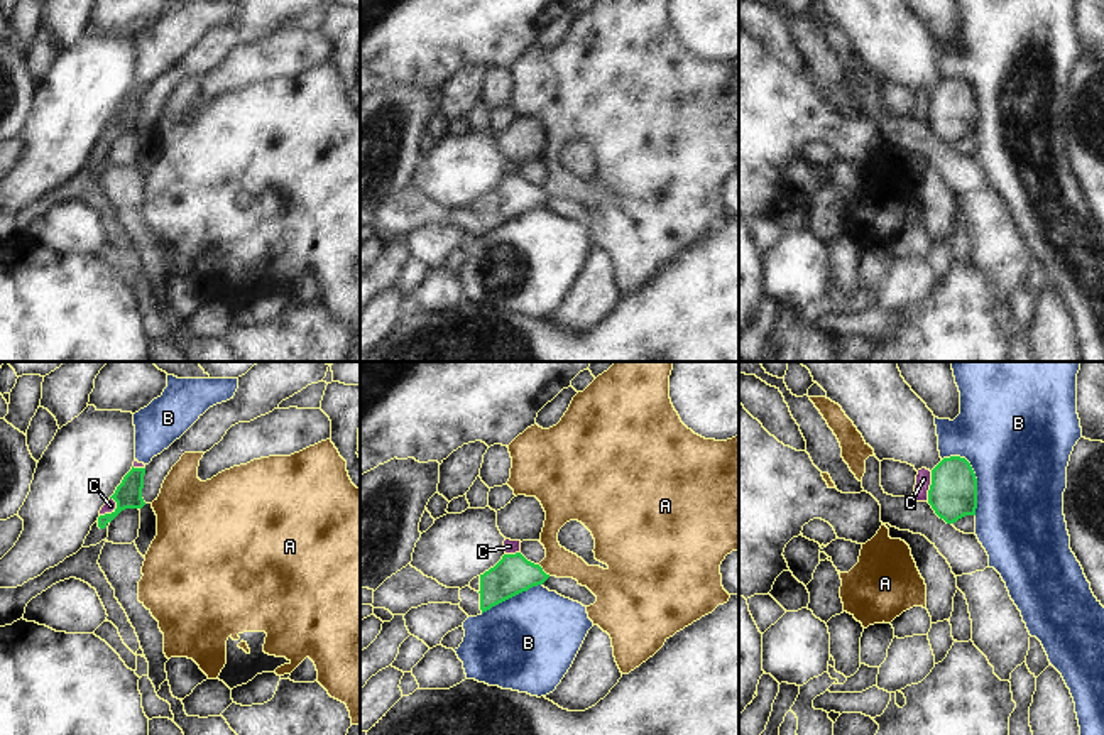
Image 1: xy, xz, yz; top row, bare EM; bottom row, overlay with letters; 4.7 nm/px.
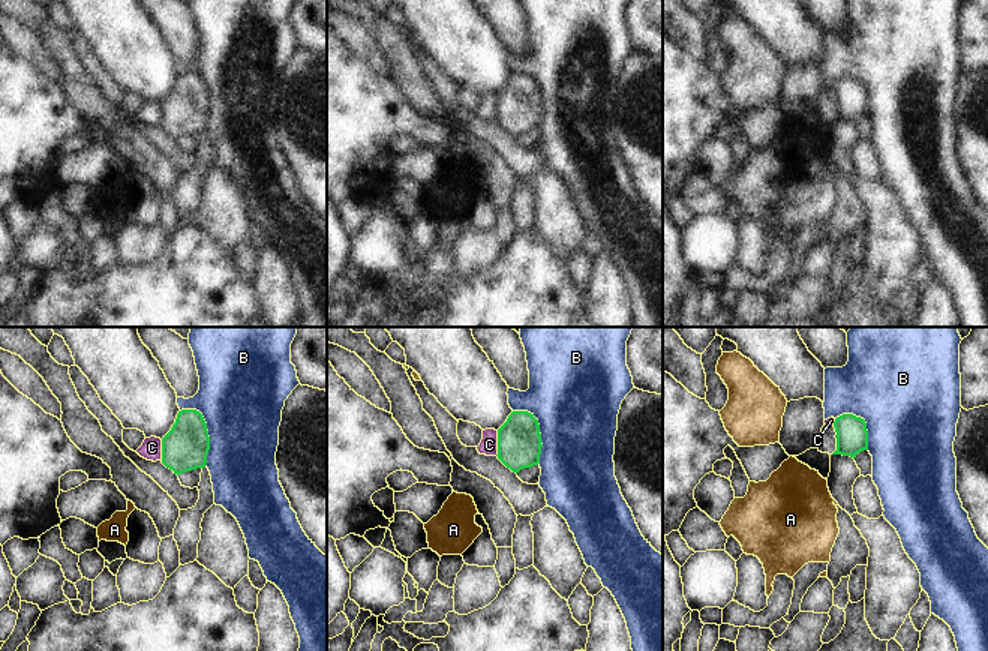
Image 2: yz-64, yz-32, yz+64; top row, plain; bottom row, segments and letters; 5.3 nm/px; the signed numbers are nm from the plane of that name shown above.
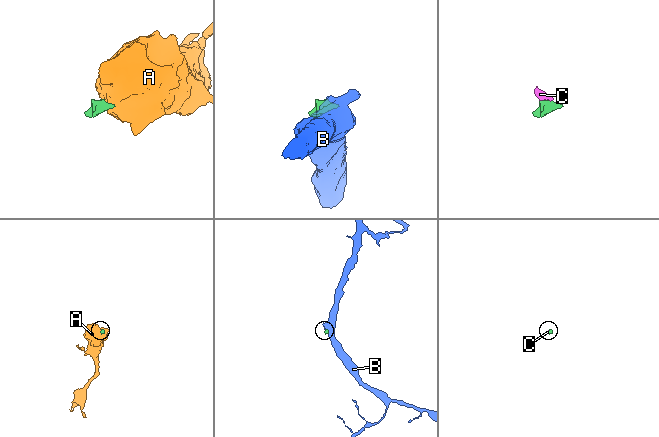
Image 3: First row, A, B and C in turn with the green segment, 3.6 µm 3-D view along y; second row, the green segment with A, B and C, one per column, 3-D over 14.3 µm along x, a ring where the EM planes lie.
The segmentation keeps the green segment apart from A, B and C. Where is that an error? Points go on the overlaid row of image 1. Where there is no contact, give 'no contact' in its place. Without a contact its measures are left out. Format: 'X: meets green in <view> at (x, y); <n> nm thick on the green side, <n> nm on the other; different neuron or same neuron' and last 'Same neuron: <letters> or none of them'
A: meets green in xz at (543, 571); 190 nm thick on the green side, 140 nm on the other; different neuron
B: meets green in yz at (974, 477); 220 nm thick on the green side, 480 nm on the other; different neuron
C: meets green in xy at (112, 512); 130 nm thick on the green side, 60 nm on the other; different neuron
Same neuron: none of them

